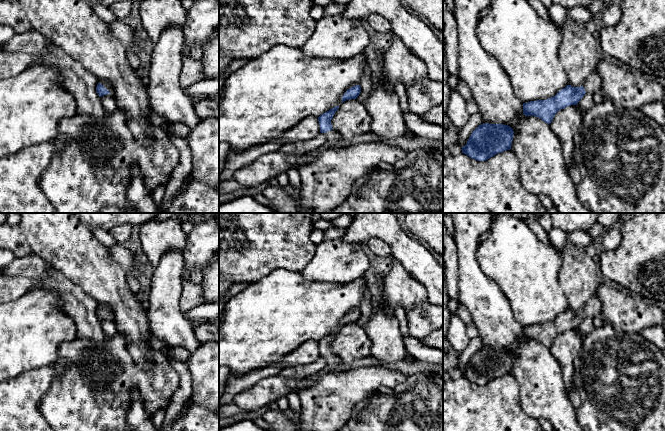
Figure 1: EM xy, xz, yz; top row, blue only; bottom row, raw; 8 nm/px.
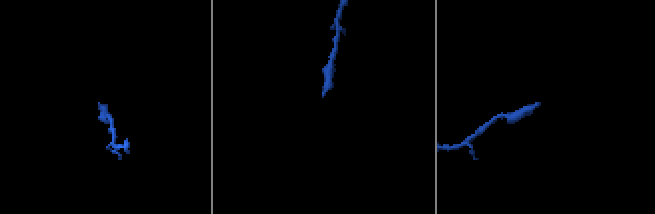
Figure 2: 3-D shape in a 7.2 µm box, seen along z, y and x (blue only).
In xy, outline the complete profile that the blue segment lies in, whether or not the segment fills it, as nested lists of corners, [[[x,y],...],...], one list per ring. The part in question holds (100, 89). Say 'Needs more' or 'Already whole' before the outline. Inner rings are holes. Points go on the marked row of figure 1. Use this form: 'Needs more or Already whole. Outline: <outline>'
Needs more. Outline: [[[99,81],[96,87],[96,91],[100,97],[107,95],[107,94],[112,94],[111,85],[105,81]]]

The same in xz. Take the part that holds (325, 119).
Needs more. Outline: [[[336,106],[318,117],[320,132],[326,135],[325,147],[334,149],[345,148],[349,145],[348,140],[332,128],[331,120],[338,108],[339,106]]]

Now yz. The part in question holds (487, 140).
Already whole. Outline: [[[481,124],[470,135],[462,153],[477,161],[486,161],[511,149],[513,129],[504,124]]]

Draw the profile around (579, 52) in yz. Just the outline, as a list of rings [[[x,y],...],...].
[[[569,18],[560,30],[562,41],[558,57],[568,75],[568,85],[583,86],[601,60],[598,38],[587,30],[585,23]]]

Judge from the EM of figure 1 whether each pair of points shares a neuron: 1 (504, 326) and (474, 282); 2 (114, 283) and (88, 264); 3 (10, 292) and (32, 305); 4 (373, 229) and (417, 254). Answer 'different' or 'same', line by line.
1: same
2: same
3: different
4: same

